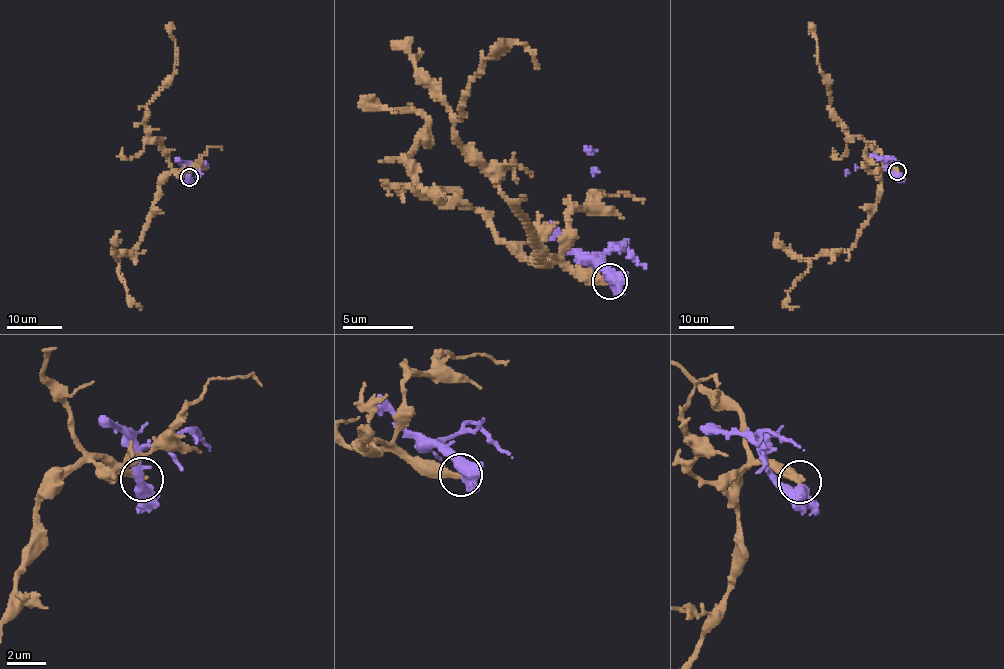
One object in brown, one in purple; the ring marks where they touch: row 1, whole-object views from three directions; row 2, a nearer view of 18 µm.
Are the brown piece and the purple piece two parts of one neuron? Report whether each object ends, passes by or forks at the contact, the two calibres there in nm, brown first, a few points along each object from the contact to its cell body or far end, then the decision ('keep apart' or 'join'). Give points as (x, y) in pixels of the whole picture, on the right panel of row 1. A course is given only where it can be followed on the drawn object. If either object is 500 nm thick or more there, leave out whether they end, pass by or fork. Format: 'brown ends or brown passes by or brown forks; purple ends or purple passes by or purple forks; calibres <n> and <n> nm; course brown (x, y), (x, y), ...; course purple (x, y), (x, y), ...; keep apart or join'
calibres 340 and 500 nm; course brown (897, 171), (882, 168), (875, 211), (852, 247), (823, 252), (795, 282), (786, 305), (792, 309), (798, 306); course purple (897, 172), (880, 158), (869, 156), (846, 169), (846, 175); keep apart

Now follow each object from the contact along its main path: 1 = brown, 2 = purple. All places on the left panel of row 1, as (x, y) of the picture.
1: (189, 176), (171, 171), (160, 184), (146, 230), (132, 252), (121, 252), (117, 258), (129, 298), (141, 306)
2: (189, 178), (179, 160), (197, 173), (197, 178)

